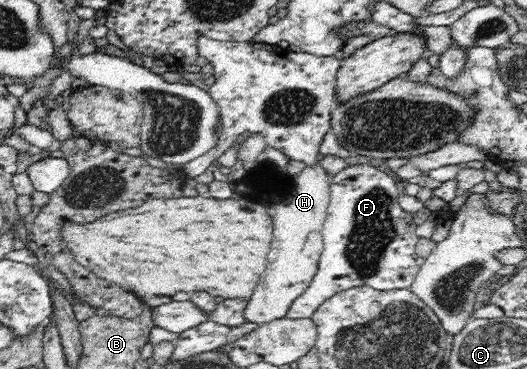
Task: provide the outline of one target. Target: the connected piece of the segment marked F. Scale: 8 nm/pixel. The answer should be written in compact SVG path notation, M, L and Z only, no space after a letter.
M348 166L331 178L330 204L322 228L324 247L320 254L318 270L303 294L293 300L285 316L290 319L312 318L323 301L349 288L359 286L370 286L375 290L410 288L420 268L421 261L415 253L415 244L419 241L419 237L415 235L417 225L413 221L413 216L404 212L397 204L399 198L399 188L393 178L373 166Z

